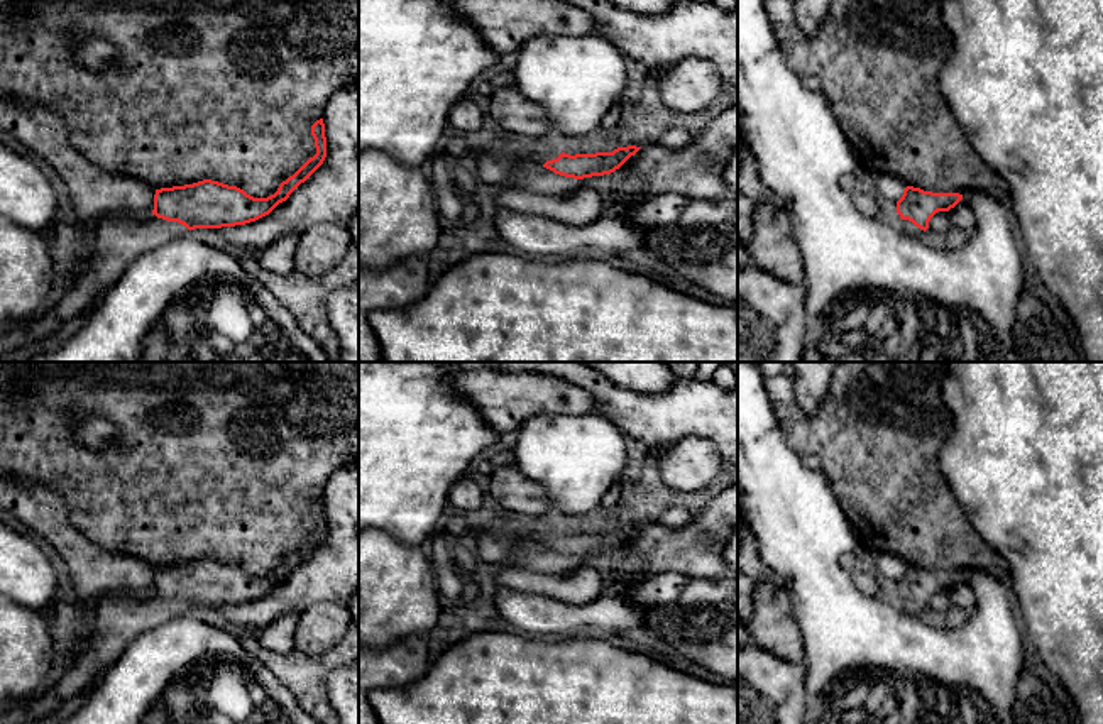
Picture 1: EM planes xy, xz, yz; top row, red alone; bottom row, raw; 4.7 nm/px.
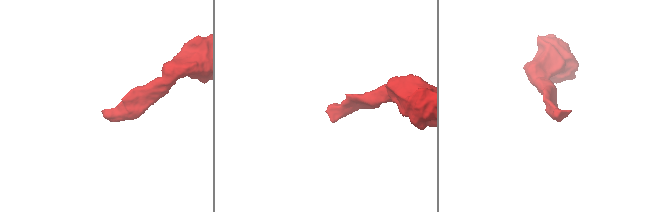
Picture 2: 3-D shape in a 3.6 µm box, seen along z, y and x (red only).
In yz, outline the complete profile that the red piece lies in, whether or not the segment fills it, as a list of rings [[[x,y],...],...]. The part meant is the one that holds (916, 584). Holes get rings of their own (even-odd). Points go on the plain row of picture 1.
[[[907,565],[902,577],[897,580],[902,611],[908,616],[922,616],[929,607],[930,597],[937,590],[949,590],[963,579],[959,572],[932,572],[920,567]]]

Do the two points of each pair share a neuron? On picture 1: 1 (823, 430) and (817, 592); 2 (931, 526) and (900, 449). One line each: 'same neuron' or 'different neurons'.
1: different neurons
2: same neuron

